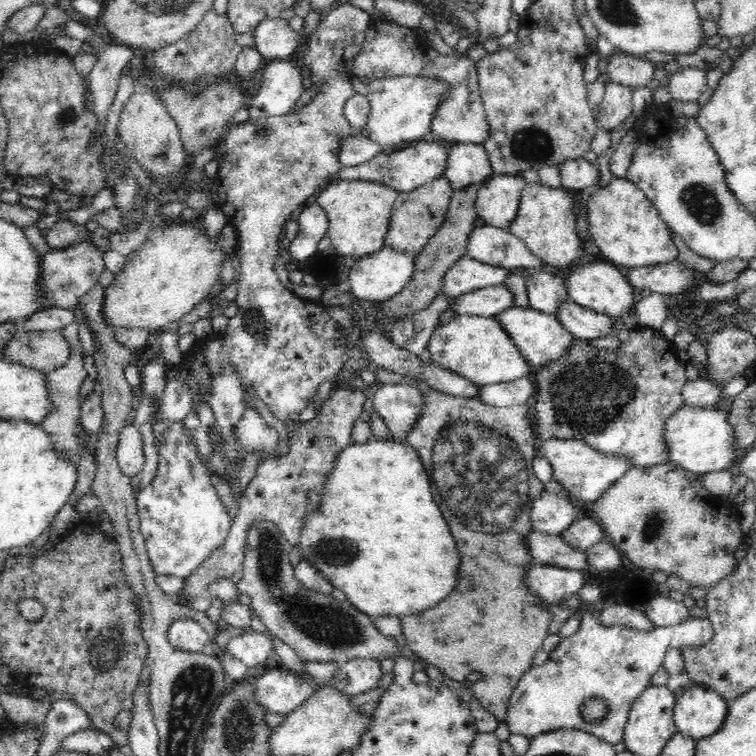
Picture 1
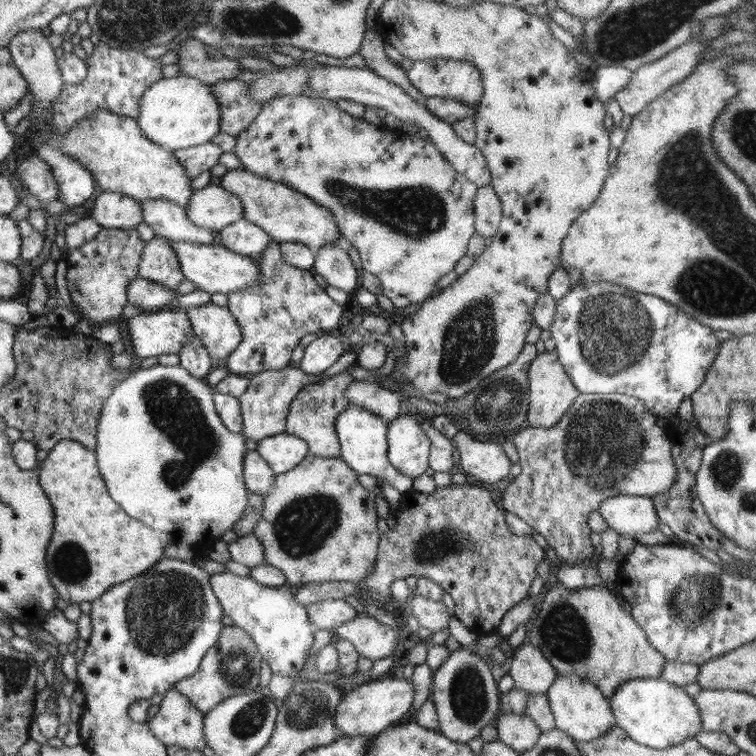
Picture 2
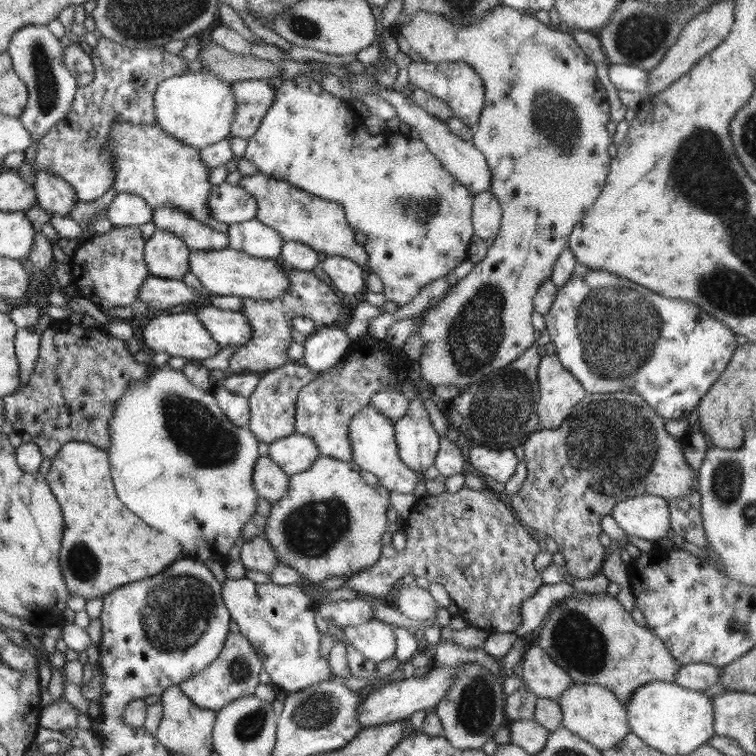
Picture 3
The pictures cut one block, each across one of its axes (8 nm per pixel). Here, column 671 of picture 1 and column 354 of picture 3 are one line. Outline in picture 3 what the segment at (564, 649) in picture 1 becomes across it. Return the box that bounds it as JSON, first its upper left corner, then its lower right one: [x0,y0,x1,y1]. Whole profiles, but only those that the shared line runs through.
[342,620,396,663]

